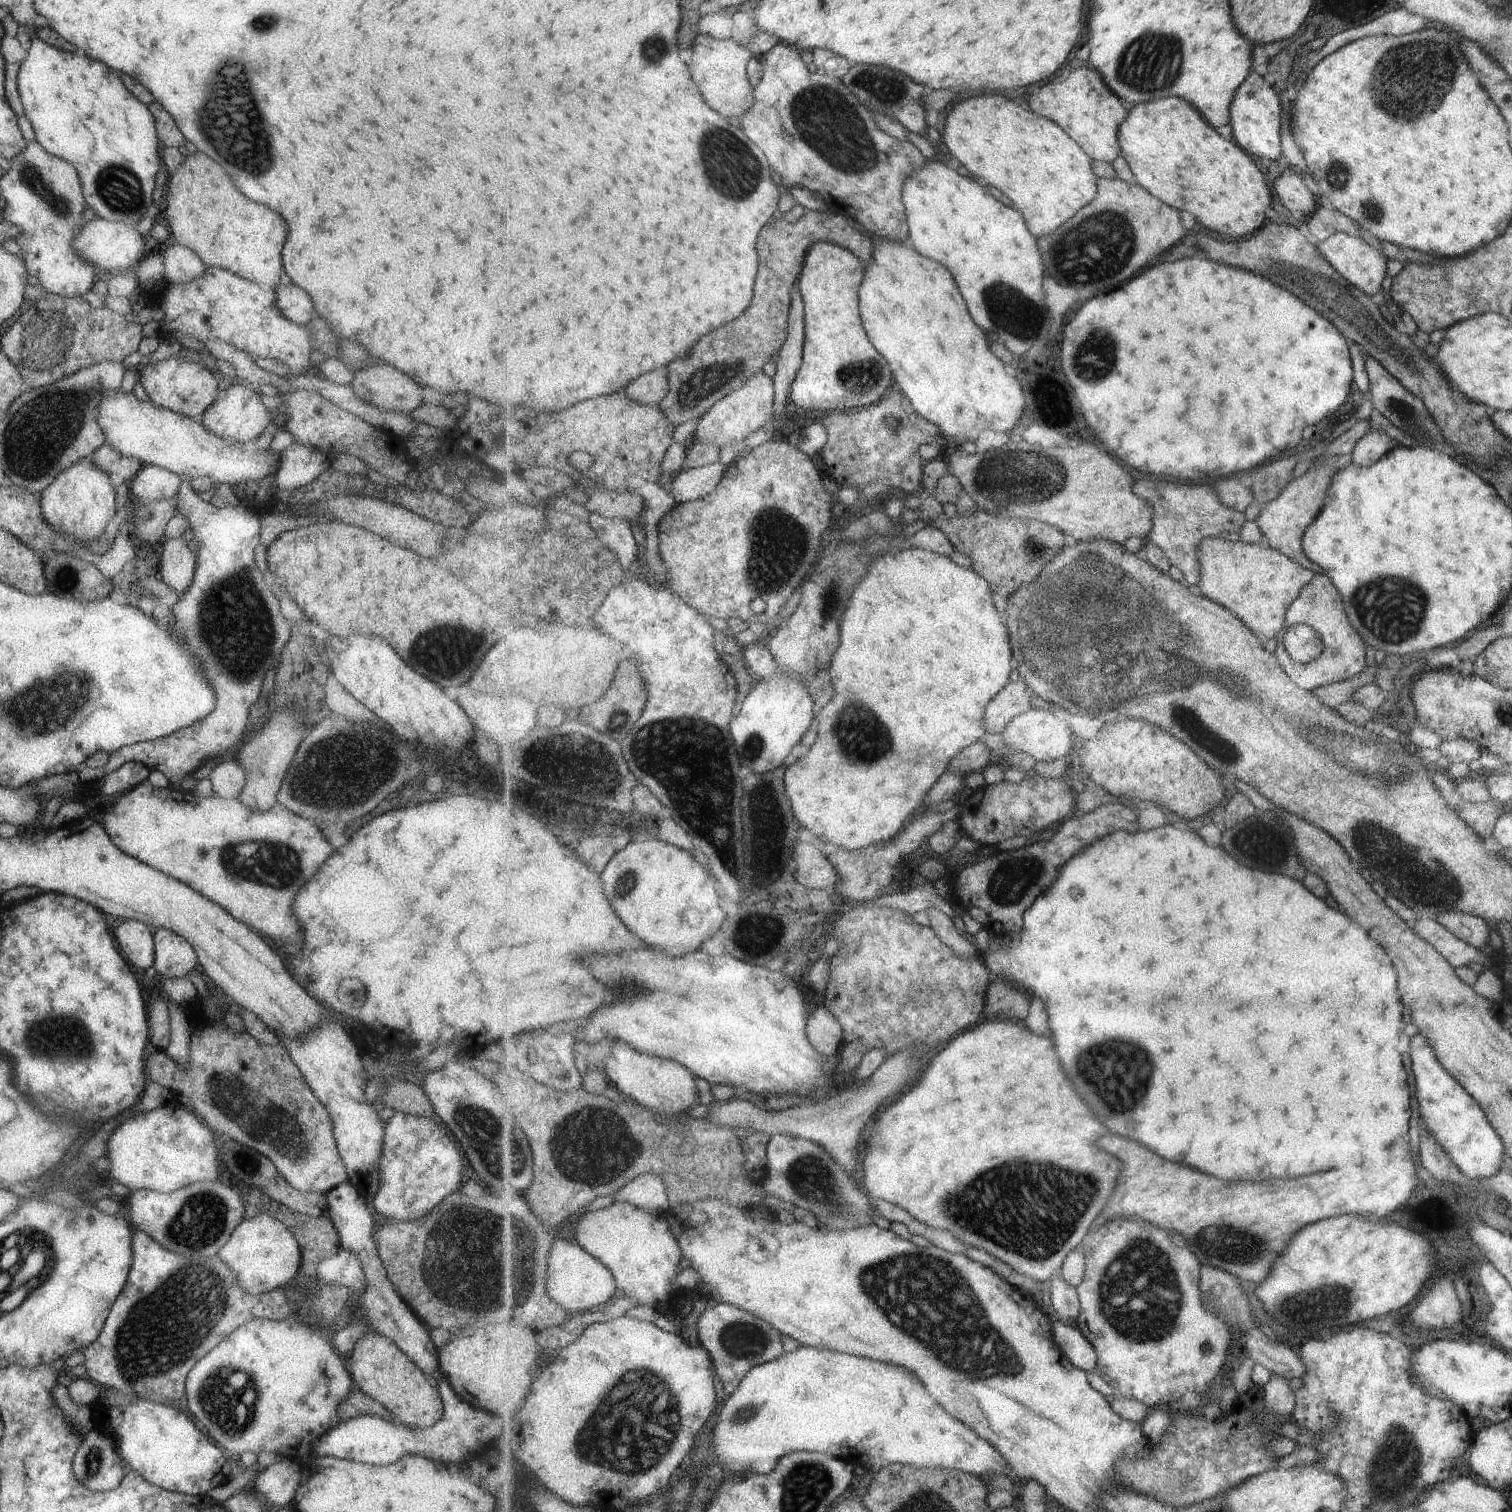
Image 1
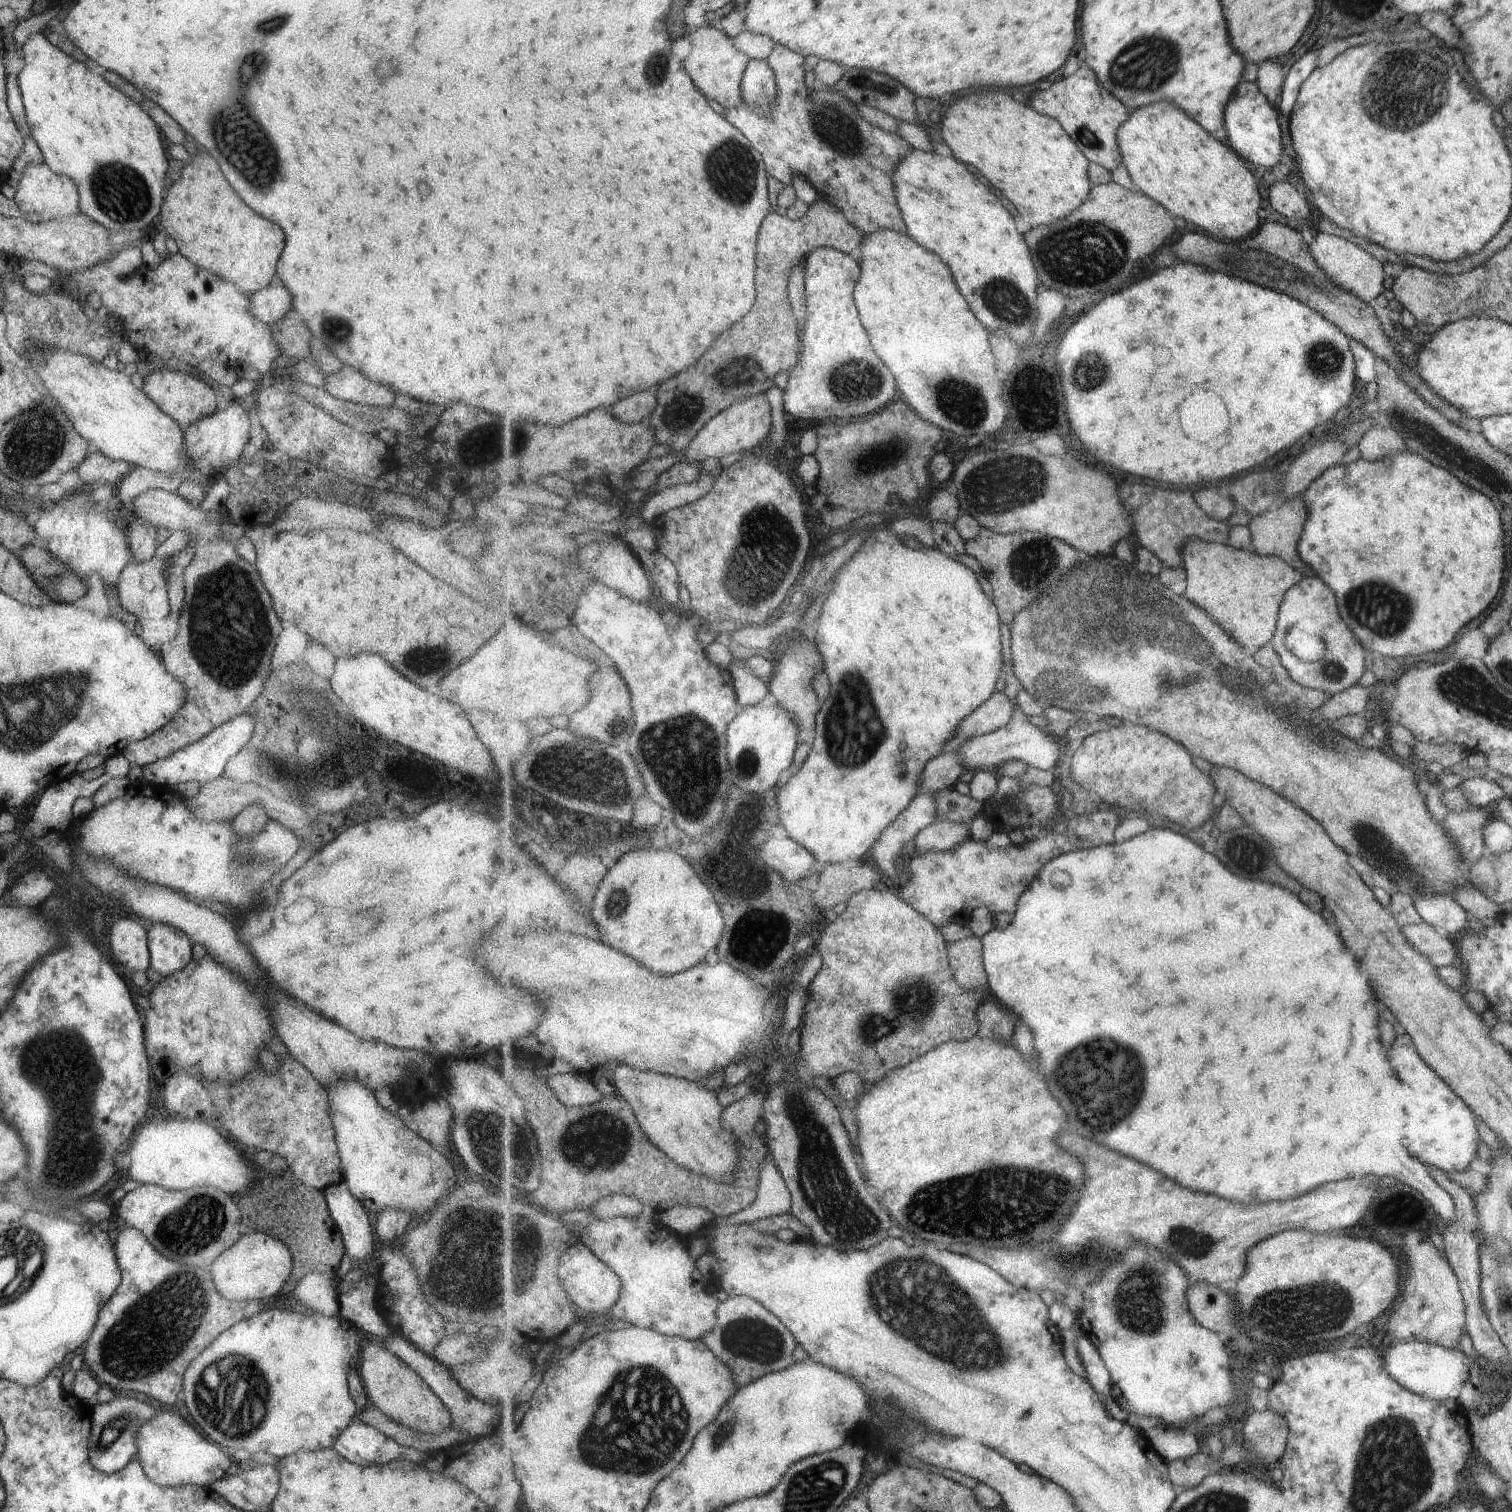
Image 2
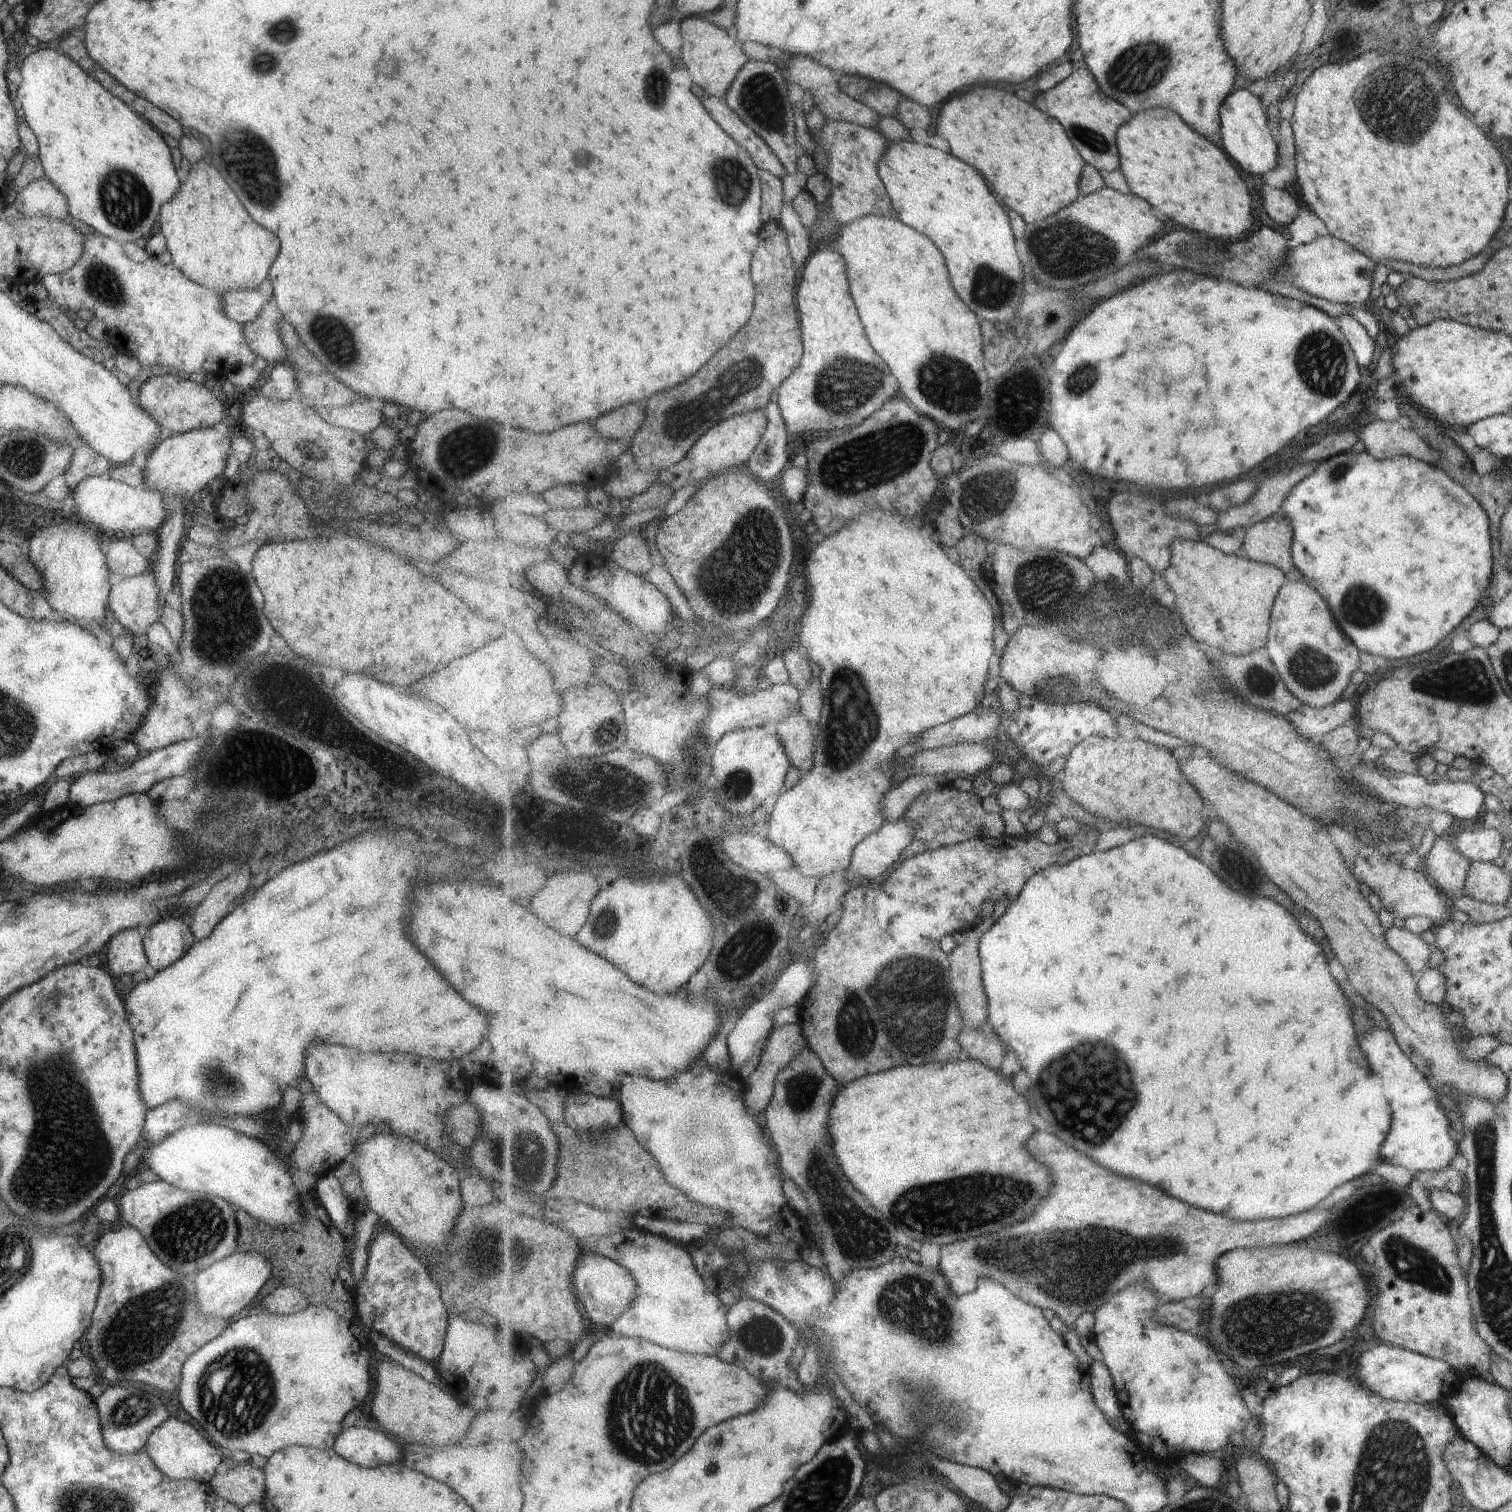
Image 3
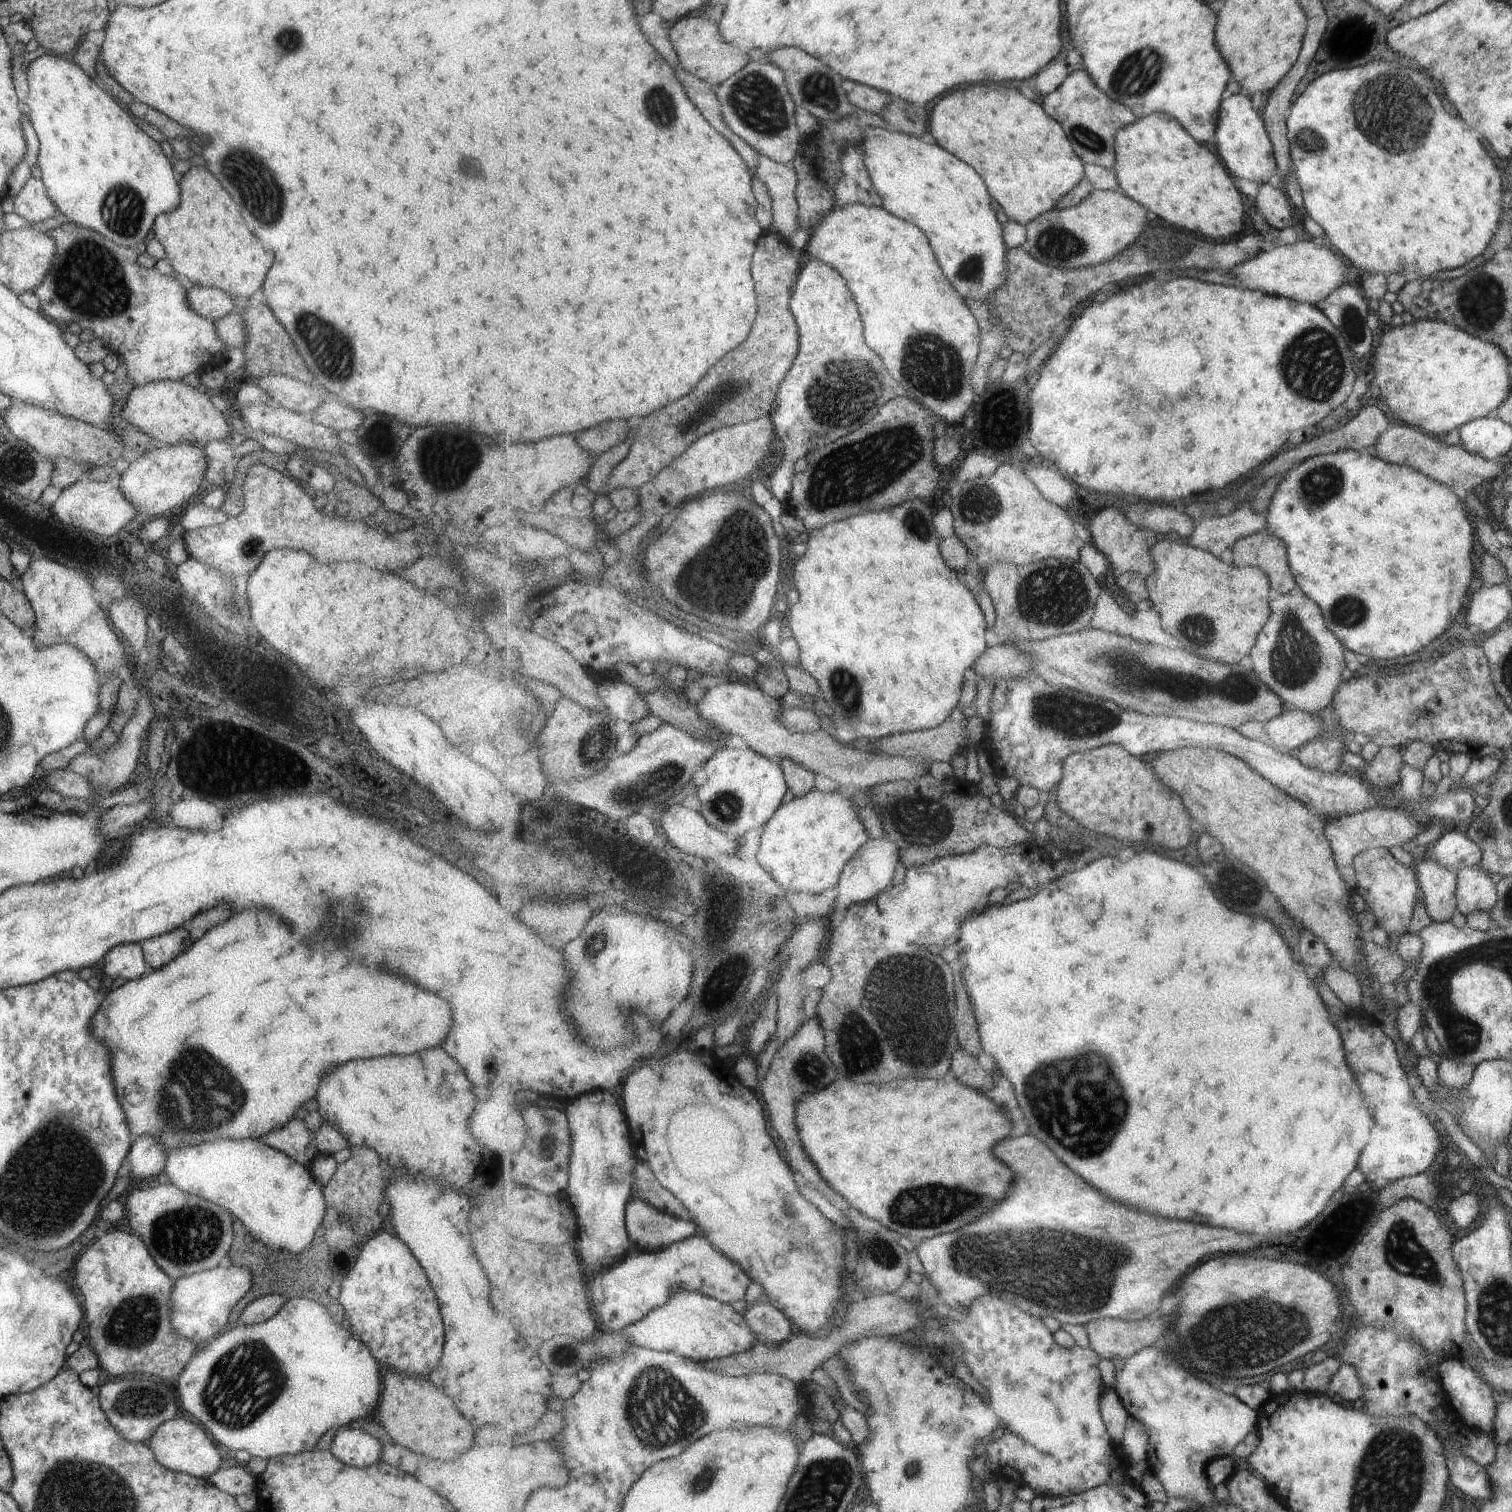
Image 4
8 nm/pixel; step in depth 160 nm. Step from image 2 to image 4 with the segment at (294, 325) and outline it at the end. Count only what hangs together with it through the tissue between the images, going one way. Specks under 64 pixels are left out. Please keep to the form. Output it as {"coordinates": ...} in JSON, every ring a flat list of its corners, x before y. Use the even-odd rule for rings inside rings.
{"coordinates":[[257,289,249,299,243,299,236,302,233,310,225,316,213,321,216,335,221,342,230,348,241,348,245,342,244,322,240,314,245,307,254,302,265,302,263,291]]}

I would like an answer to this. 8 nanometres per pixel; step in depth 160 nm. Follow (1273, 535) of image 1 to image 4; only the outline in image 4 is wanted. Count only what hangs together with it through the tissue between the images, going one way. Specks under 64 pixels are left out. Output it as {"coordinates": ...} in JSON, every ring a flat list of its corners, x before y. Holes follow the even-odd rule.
{"coordinates":[[1267,531,1239,539,1233,546,1233,565,1257,567,1270,578,1274,594,1297,594,1299,588,1288,559,1287,545]]}

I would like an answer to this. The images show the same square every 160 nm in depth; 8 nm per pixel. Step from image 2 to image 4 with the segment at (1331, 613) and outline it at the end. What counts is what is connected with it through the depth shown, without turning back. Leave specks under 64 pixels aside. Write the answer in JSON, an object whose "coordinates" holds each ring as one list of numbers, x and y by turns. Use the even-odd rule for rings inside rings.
{"coordinates":[[1301,592,1274,594,1269,600,1269,608,1271,608,1271,616,1260,632,1256,646,1252,648,1246,663,1251,665,1252,672,1275,691,1285,704,1306,713,1325,712,1340,684,1341,670,1343,670,1342,644,1332,632,1329,632,1321,618,1323,613,1317,608,1317,604,1311,602,1307,596,1303,596]]}

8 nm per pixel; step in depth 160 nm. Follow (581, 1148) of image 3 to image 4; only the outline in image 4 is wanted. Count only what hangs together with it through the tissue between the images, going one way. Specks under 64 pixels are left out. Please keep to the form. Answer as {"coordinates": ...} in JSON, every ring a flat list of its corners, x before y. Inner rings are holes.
{"coordinates":[[645,1162,637,1164,636,1172,637,1188,633,1188,633,1199,643,1199,660,1211,694,1222,692,1214,685,1208,685,1205,677,1200,677,1197,671,1194,669,1189,663,1188,663,1185,655,1180,653,1171,645,1166]]}

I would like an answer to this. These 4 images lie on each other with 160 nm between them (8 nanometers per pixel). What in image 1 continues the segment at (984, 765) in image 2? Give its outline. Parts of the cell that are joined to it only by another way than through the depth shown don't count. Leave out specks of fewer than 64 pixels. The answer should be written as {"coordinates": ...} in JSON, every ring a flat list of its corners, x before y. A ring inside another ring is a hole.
{"coordinates":[[1032,708,1015,718,1012,718,1003,735,1004,741,1015,749,1015,752,1026,753,1039,761,1053,762,1067,758,1073,750,1077,738,1069,728,1067,720,1058,720,1053,712]]}

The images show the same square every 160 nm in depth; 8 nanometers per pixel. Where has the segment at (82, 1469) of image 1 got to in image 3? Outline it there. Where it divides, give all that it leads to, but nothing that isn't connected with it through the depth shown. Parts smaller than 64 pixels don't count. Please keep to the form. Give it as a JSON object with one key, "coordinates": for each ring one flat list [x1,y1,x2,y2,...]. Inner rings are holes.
{"coordinates":[[108,1386,94,1399,98,1419,105,1446,116,1453,134,1453,142,1450,148,1434,164,1420,167,1420,167,1410,163,1402,153,1392,141,1388]]}

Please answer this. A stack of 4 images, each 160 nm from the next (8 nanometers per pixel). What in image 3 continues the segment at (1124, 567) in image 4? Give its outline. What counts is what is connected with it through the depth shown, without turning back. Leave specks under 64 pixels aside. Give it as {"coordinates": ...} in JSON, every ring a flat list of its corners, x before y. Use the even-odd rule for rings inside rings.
{"coordinates":[[1125,492,1125,494,1117,494,1115,498,1111,498,1108,504,1108,514,1110,522,1115,534,1116,546,1127,556,1128,562,1135,558,1143,559,1152,569,1153,573,1162,574,1171,565,1172,562,1172,542,1175,539,1189,539,1199,541,1199,526,1190,520,1175,518,1166,512,1166,503,1162,503,1160,498,1148,498,1139,494,1139,492]]}

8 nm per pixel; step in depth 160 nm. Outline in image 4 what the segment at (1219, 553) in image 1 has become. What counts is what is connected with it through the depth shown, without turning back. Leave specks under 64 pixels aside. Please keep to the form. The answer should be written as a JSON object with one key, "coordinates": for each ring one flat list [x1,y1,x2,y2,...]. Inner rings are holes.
{"coordinates":[[1161,537,1152,546,1151,556,1156,569,1146,578,1146,587,1149,589,1152,606,1161,615,1163,628,1171,636,1177,636,1183,648,1201,658,1229,666,1246,662,1271,616,1269,600,1274,591,1267,574,1257,567,1227,564,1213,553,1195,548,1177,537]]}

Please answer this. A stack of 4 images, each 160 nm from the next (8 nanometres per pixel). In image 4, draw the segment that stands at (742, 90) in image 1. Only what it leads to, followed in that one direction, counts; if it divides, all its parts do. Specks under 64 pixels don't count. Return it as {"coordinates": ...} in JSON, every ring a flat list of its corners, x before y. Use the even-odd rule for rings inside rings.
{"coordinates":[[684,16,678,19,670,28,669,39,677,54,679,66,713,88,741,72,741,69,751,62,746,53,722,37,720,25,707,17]]}

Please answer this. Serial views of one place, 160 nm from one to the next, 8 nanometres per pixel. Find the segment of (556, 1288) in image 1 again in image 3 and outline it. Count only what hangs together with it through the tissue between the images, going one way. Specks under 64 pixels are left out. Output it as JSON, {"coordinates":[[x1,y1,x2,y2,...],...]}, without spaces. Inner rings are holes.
{"coordinates":[[594,1250,583,1253,577,1272,578,1298,581,1299,591,1322,610,1327,617,1317,628,1311,638,1299,639,1285,635,1275,620,1262]]}

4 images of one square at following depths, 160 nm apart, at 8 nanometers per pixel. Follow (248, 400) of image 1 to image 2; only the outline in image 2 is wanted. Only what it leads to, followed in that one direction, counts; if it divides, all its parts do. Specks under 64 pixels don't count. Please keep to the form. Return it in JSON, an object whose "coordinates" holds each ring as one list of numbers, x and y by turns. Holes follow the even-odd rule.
{"coordinates":[[235,399,226,409,215,410,197,419,182,432,182,454,189,458,189,468,197,470,203,466,221,468,227,464,236,468,236,460,244,444,250,438,247,432,250,421,245,410,239,405,239,401]]}

